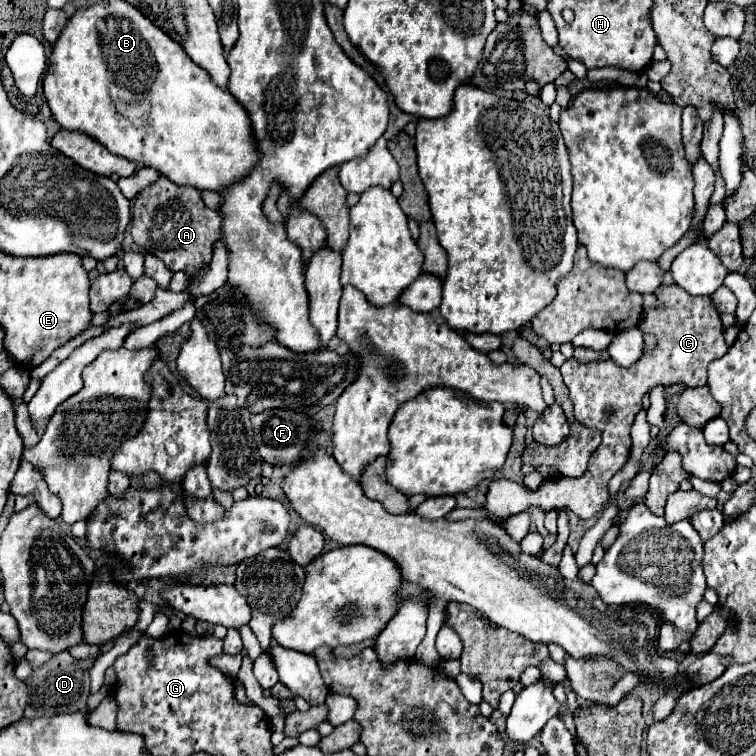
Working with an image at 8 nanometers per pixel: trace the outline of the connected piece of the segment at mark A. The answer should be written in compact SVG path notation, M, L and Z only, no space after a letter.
M166 176L140 190L132 208L132 238L134 242L158 256L174 272L182 270L192 276L204 262L212 260L212 244L222 236L224 218L206 208L202 196L192 186L176 186Z

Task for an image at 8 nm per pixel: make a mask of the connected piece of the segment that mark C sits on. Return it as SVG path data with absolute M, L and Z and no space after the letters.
M670 284L660 286L656 296L662 302L662 308L644 310L644 322L640 330L654 334L658 348L652 354L644 354L636 366L618 368L612 360L606 362L588 362L580 364L574 358L568 358L562 366L562 378L570 390L570 400L574 404L574 416L580 424L596 428L602 432L602 444L592 452L588 470L580 478L570 476L556 476L546 478L536 490L530 490L524 484L500 478L492 480L488 494L486 494L486 518L496 522L498 518L510 518L514 514L524 512L526 508L542 508L548 510L562 510L570 508L580 518L594 518L604 510L608 504L608 482L610 478L626 464L630 454L630 428L636 414L642 408L642 396L652 390L656 384L672 386L672 384L686 384L686 386L704 386L706 384L706 368L712 360L722 358L728 352L724 342L724 326L722 318L716 312L710 296L692 296L684 288Z

